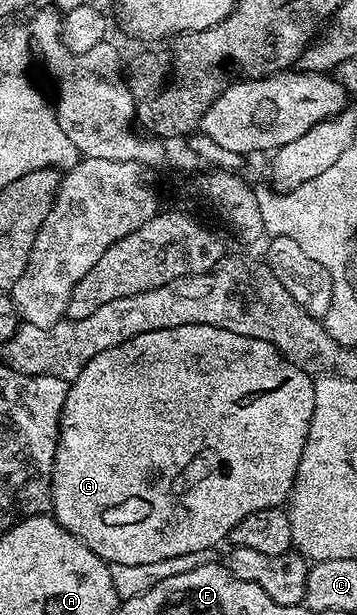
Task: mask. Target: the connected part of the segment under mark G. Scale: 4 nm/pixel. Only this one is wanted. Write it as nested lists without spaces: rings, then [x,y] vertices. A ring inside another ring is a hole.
[[[200,324],[144,332],[124,340],[124,344],[116,344],[116,348],[100,352],[100,356],[92,356],[84,364],[81,378],[69,383],[64,400],[52,476],[52,517],[108,564],[156,564],[156,560],[172,560],[172,556],[213,551],[213,546],[229,539],[232,528],[244,516],[252,516],[252,512],[264,508],[281,507],[289,499],[310,431],[314,384],[311,375],[296,368],[272,344],[252,336],[240,336],[240,332]]]

